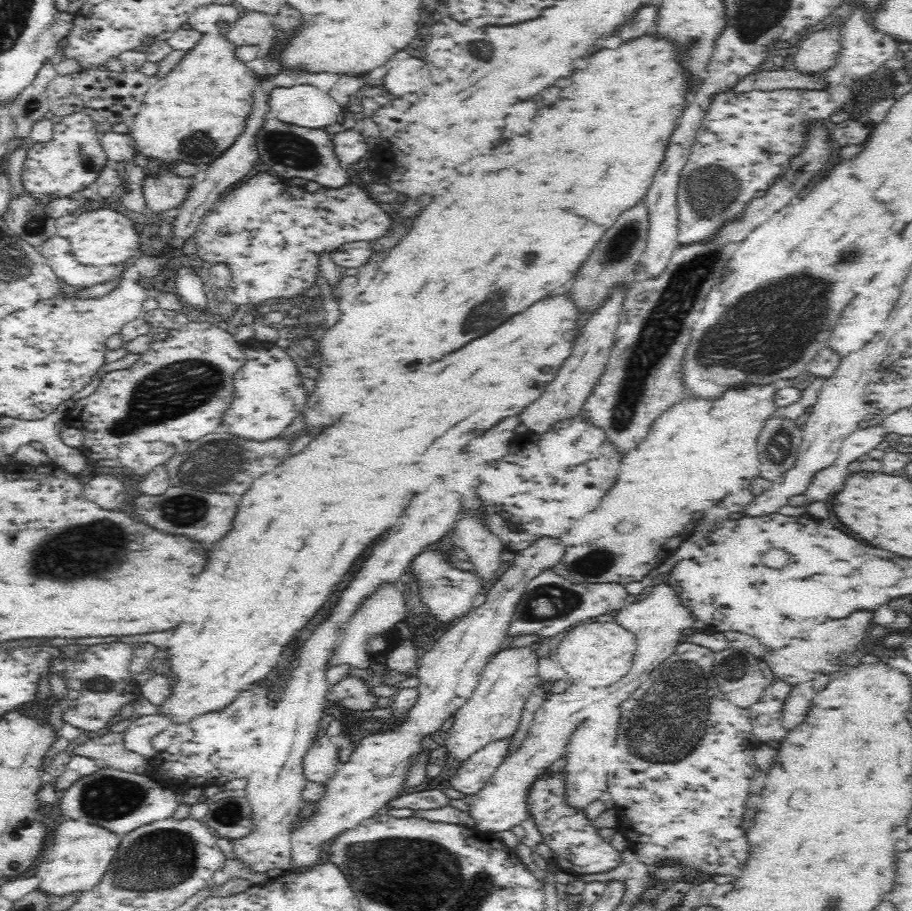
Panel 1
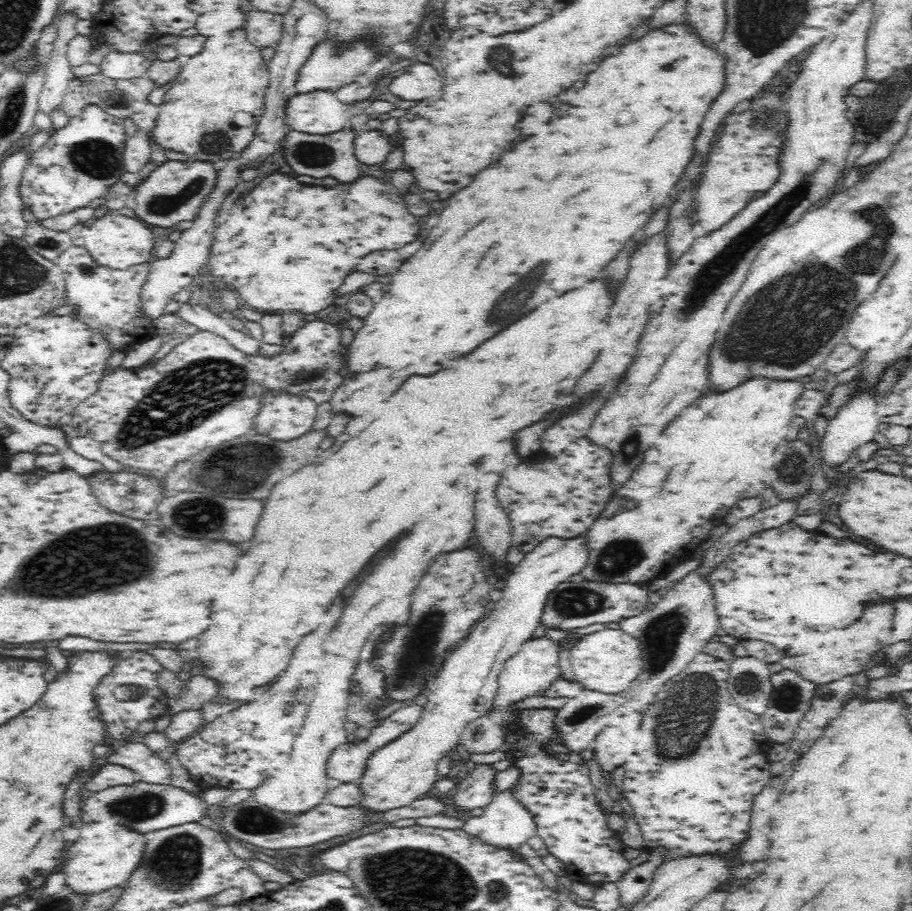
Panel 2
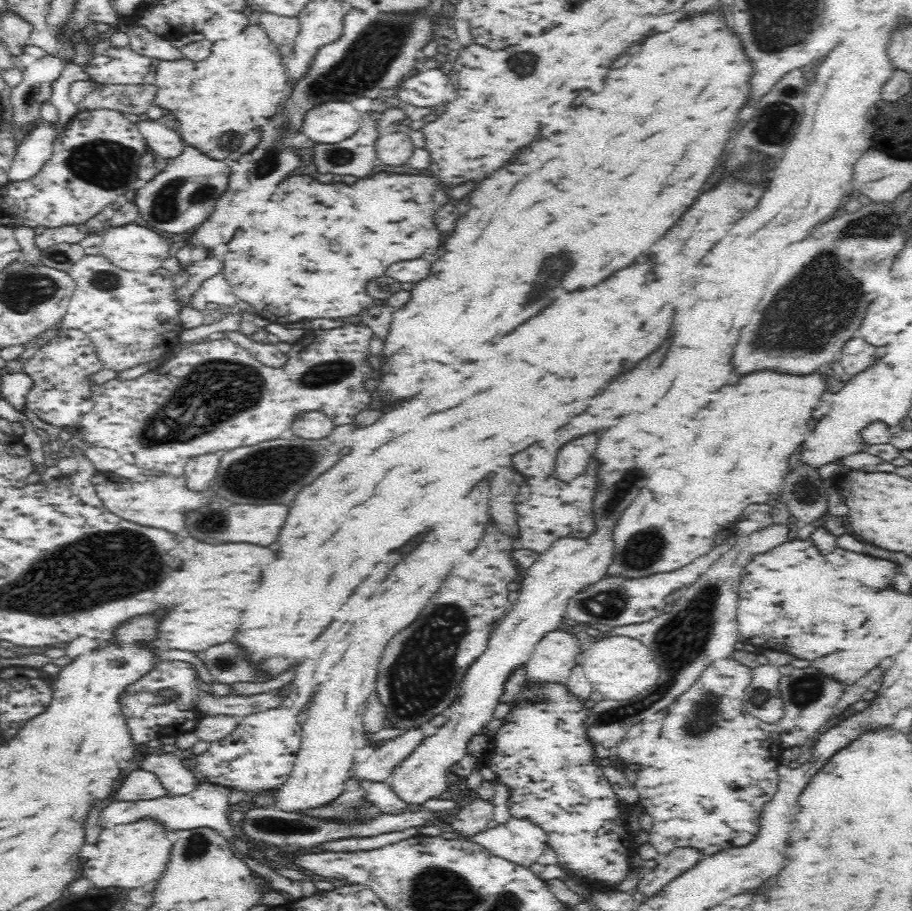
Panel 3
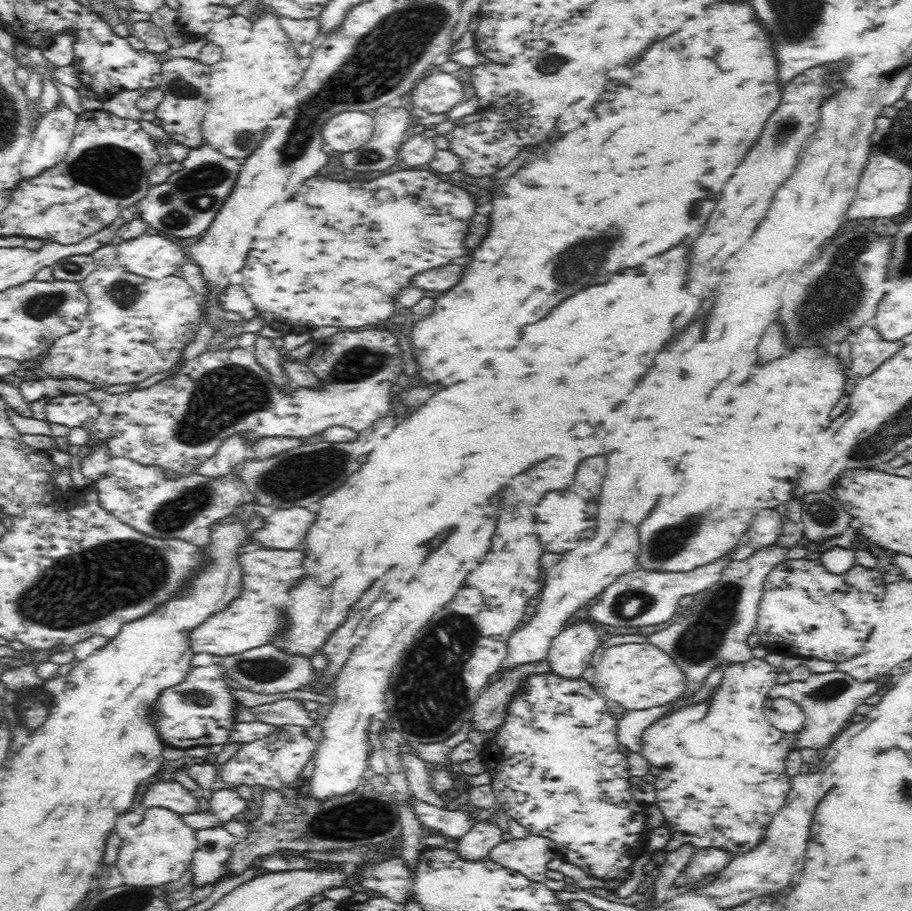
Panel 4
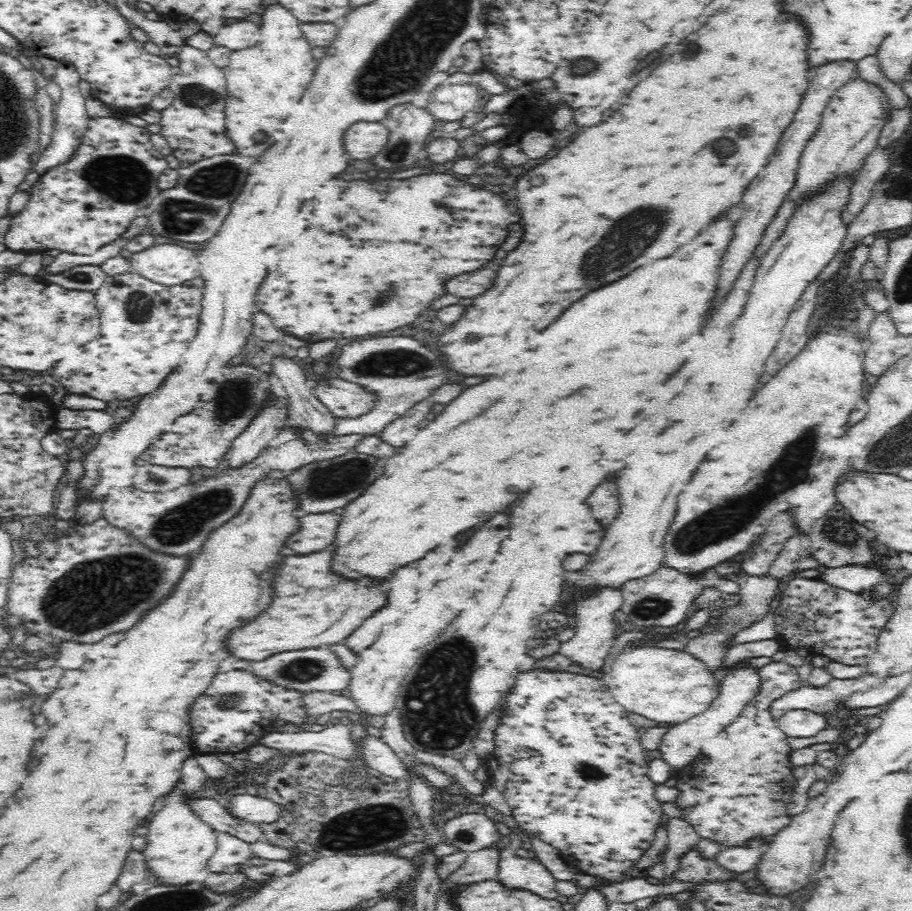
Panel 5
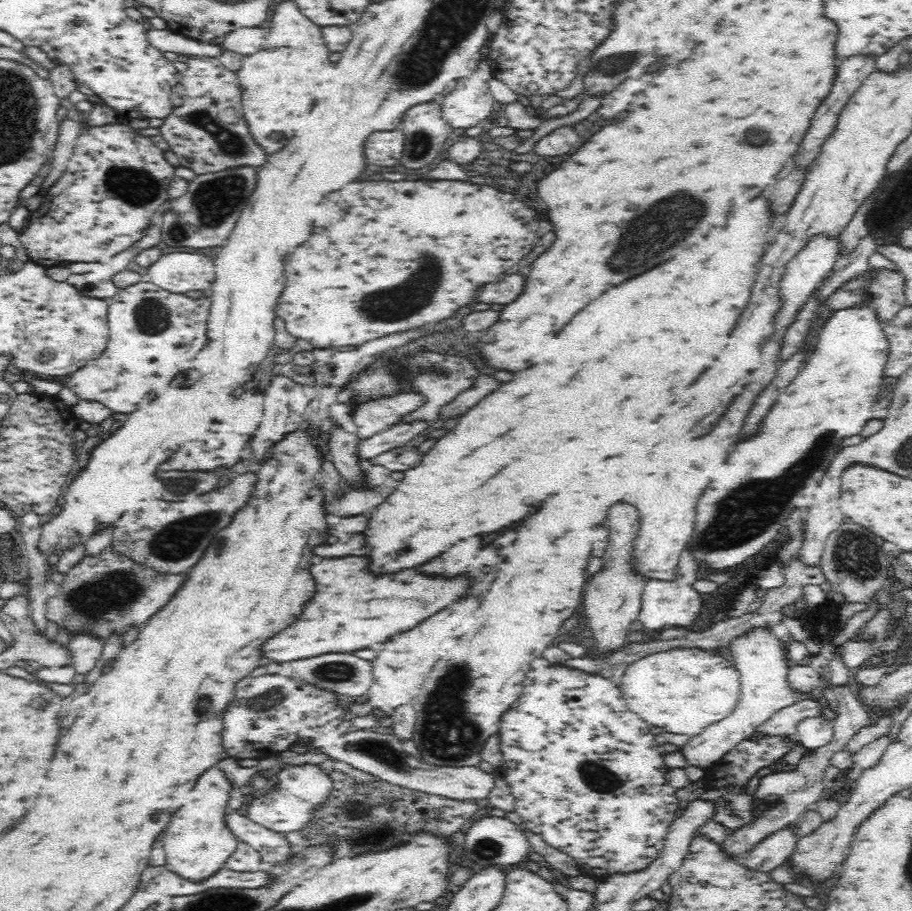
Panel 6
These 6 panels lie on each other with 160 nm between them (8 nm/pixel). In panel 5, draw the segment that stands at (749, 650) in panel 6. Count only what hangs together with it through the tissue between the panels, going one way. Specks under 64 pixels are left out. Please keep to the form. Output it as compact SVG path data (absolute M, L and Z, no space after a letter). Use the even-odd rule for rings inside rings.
M742 663L741 665L731 666L730 670L720 681L720 690L718 696L708 704L708 708L702 714L696 714L680 724L670 724L666 734L660 738L658 742L658 752L660 758L675 769L690 764L698 752L700 752L700 742L708 736L712 736L714 732L722 730L722 726L730 724L739 713L739 710L751 699L754 693L757 693L757 686L759 685L758 675L755 673L757 668Z

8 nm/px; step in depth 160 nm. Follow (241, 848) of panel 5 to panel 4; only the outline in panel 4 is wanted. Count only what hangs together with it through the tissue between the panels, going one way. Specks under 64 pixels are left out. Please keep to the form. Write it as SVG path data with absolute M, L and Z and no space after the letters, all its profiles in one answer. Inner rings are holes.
M223 827L196 831L194 839L198 842L189 860L190 882L200 888L230 876L235 870L226 867L231 859L233 846L239 841Z

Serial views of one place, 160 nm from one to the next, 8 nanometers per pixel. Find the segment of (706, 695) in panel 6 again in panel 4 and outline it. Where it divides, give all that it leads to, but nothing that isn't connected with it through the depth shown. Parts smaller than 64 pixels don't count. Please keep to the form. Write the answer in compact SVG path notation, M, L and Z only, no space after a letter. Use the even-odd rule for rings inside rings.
M626 642L602 648L594 664L593 684L606 699L616 701L624 708L648 708L668 702L670 698L678 698L684 681L674 661L667 654L662 654L659 648L646 642Z

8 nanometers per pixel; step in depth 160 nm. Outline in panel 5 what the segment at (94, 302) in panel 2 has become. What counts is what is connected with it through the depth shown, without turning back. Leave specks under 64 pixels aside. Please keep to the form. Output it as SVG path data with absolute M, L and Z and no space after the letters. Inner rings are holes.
M130 270L122 274L106 275L93 294L97 310L100 312L100 334L80 348L80 362L84 362L84 366L76 366L74 370L52 368L50 376L70 393L94 396L100 400L152 392L168 376L168 372L178 366L182 352L188 348L188 342L198 332L202 290L196 285L166 286Z

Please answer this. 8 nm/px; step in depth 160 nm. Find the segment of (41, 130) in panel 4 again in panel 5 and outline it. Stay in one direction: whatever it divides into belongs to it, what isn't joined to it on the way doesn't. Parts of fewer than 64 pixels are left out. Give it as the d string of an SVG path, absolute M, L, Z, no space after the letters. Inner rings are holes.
M64 61L58 63L54 67L54 82L60 88L60 100L54 105L54 124L52 124L52 132L50 132L50 140L48 144L42 148L42 152L38 154L36 162L34 162L34 172L43 175L47 170L68 162L75 150L80 146L82 135L86 132L89 116L84 108L85 98L82 96L78 82L80 75L77 73L74 64Z

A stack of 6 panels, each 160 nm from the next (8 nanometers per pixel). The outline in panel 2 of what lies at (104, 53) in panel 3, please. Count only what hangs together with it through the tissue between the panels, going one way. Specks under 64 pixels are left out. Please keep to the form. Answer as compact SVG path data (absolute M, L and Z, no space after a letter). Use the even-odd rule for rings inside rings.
M139 52L114 53L104 58L102 68L111 79L133 79L144 76L152 63Z

